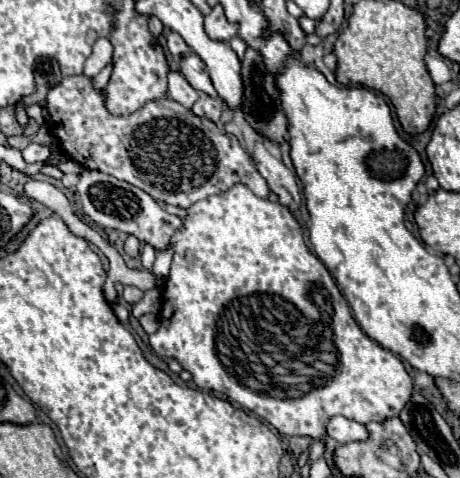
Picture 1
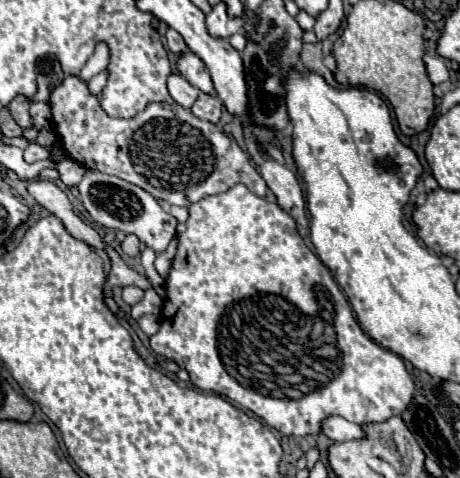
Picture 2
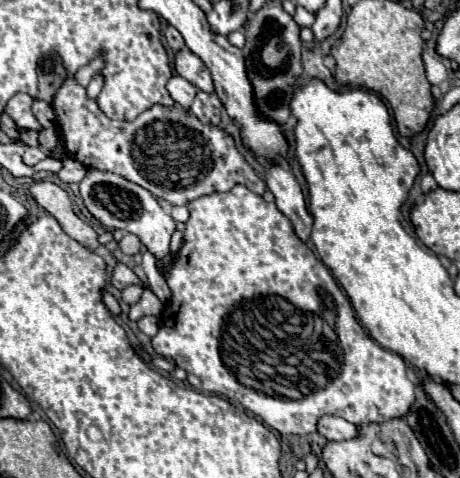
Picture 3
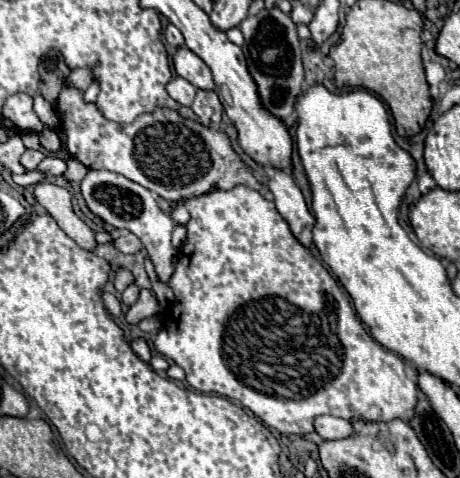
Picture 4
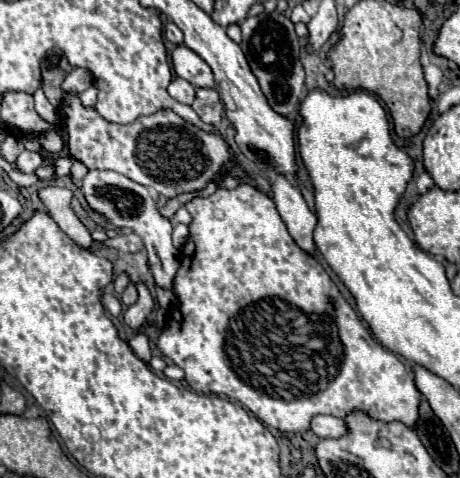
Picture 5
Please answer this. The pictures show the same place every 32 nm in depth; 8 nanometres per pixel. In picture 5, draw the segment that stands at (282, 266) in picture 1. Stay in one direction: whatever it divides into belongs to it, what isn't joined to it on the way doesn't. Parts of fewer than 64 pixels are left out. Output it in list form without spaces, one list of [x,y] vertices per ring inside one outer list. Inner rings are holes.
[[[240,182],[234,190],[228,190],[228,188],[218,188],[212,196],[208,196],[208,198],[194,198],[194,200],[190,200],[188,204],[186,204],[186,210],[192,214],[192,224],[188,226],[190,228],[190,236],[188,236],[188,242],[184,244],[184,248],[182,248],[182,252],[180,252],[180,270],[178,270],[178,274],[176,274],[176,280],[174,280],[174,292],[176,292],[176,296],[178,296],[178,304],[174,304],[172,308],[170,308],[170,314],[168,314],[168,318],[166,318],[166,328],[164,328],[164,332],[160,334],[160,338],[158,338],[158,348],[160,348],[160,352],[164,354],[164,356],[168,356],[168,358],[172,358],[174,360],[174,364],[178,366],[178,368],[182,368],[184,370],[184,374],[186,374],[186,382],[190,384],[190,388],[192,390],[196,390],[196,392],[200,392],[200,394],[218,394],[218,396],[228,396],[230,400],[238,400],[238,402],[242,402],[248,410],[252,410],[266,426],[272,426],[272,428],[278,428],[278,430],[282,430],[282,432],[304,432],[304,430],[308,430],[310,426],[310,418],[312,416],[316,416],[316,414],[332,414],[332,416],[346,416],[348,412],[352,412],[354,408],[360,408],[360,410],[366,410],[372,418],[376,418],[376,420],[384,420],[384,422],[402,422],[404,426],[408,426],[410,430],[416,430],[416,428],[412,428],[412,424],[416,424],[416,408],[420,408],[420,392],[418,392],[418,388],[414,386],[414,380],[408,376],[408,372],[406,372],[406,366],[388,350],[388,348],[384,348],[376,338],[372,338],[372,334],[370,334],[370,330],[364,326],[364,322],[360,320],[360,316],[356,314],[356,310],[348,304],[348,300],[340,294],[340,290],[338,290],[338,286],[332,282],[332,278],[328,276],[328,272],[326,272],[326,268],[316,260],[316,258],[312,258],[312,256],[308,256],[306,252],[302,252],[296,244],[294,244],[294,240],[290,238],[290,234],[288,234],[288,230],[286,230],[286,224],[282,222],[282,218],[280,218],[280,214],[276,212],[276,204],[274,204],[274,200],[272,198],[268,198],[264,192],[260,192],[260,190],[256,190],[254,186],[250,186],[250,184],[246,184],[246,182]]]

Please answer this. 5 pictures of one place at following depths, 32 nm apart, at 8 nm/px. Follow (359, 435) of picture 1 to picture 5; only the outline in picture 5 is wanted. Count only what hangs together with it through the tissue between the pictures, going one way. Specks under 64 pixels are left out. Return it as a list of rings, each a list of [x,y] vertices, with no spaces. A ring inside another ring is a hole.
[[[314,416],[310,428],[320,438],[338,438],[338,436],[346,434],[344,420],[336,418],[336,416]]]

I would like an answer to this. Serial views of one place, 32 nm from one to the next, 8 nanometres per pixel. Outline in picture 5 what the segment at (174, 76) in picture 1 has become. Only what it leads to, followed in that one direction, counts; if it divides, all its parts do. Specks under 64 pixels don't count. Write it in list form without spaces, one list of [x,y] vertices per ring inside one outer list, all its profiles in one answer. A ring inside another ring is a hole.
[[[174,78],[170,82],[170,86],[168,86],[168,94],[172,98],[176,98],[180,104],[192,104],[194,94],[196,94],[196,88],[190,82],[182,80],[182,78]]]

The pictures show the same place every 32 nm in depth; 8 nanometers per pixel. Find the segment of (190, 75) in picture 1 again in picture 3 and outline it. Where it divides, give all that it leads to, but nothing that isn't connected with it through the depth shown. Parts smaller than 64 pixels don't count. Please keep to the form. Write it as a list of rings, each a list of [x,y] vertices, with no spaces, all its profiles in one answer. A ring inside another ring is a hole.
[[[182,48],[178,54],[176,54],[176,60],[174,60],[174,66],[176,66],[176,72],[186,78],[190,84],[194,84],[196,88],[204,90],[204,92],[214,92],[214,84],[212,84],[212,76],[208,72],[208,68],[204,66],[204,62],[200,62],[200,58],[190,52],[188,48]]]

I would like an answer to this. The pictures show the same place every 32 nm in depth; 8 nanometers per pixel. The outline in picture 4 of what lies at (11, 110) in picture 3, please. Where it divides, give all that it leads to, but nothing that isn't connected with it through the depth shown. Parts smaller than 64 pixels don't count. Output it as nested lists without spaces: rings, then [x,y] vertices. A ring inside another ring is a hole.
[[[22,92],[8,96],[2,108],[2,118],[10,120],[20,132],[42,132],[46,128],[32,108],[32,96]]]

